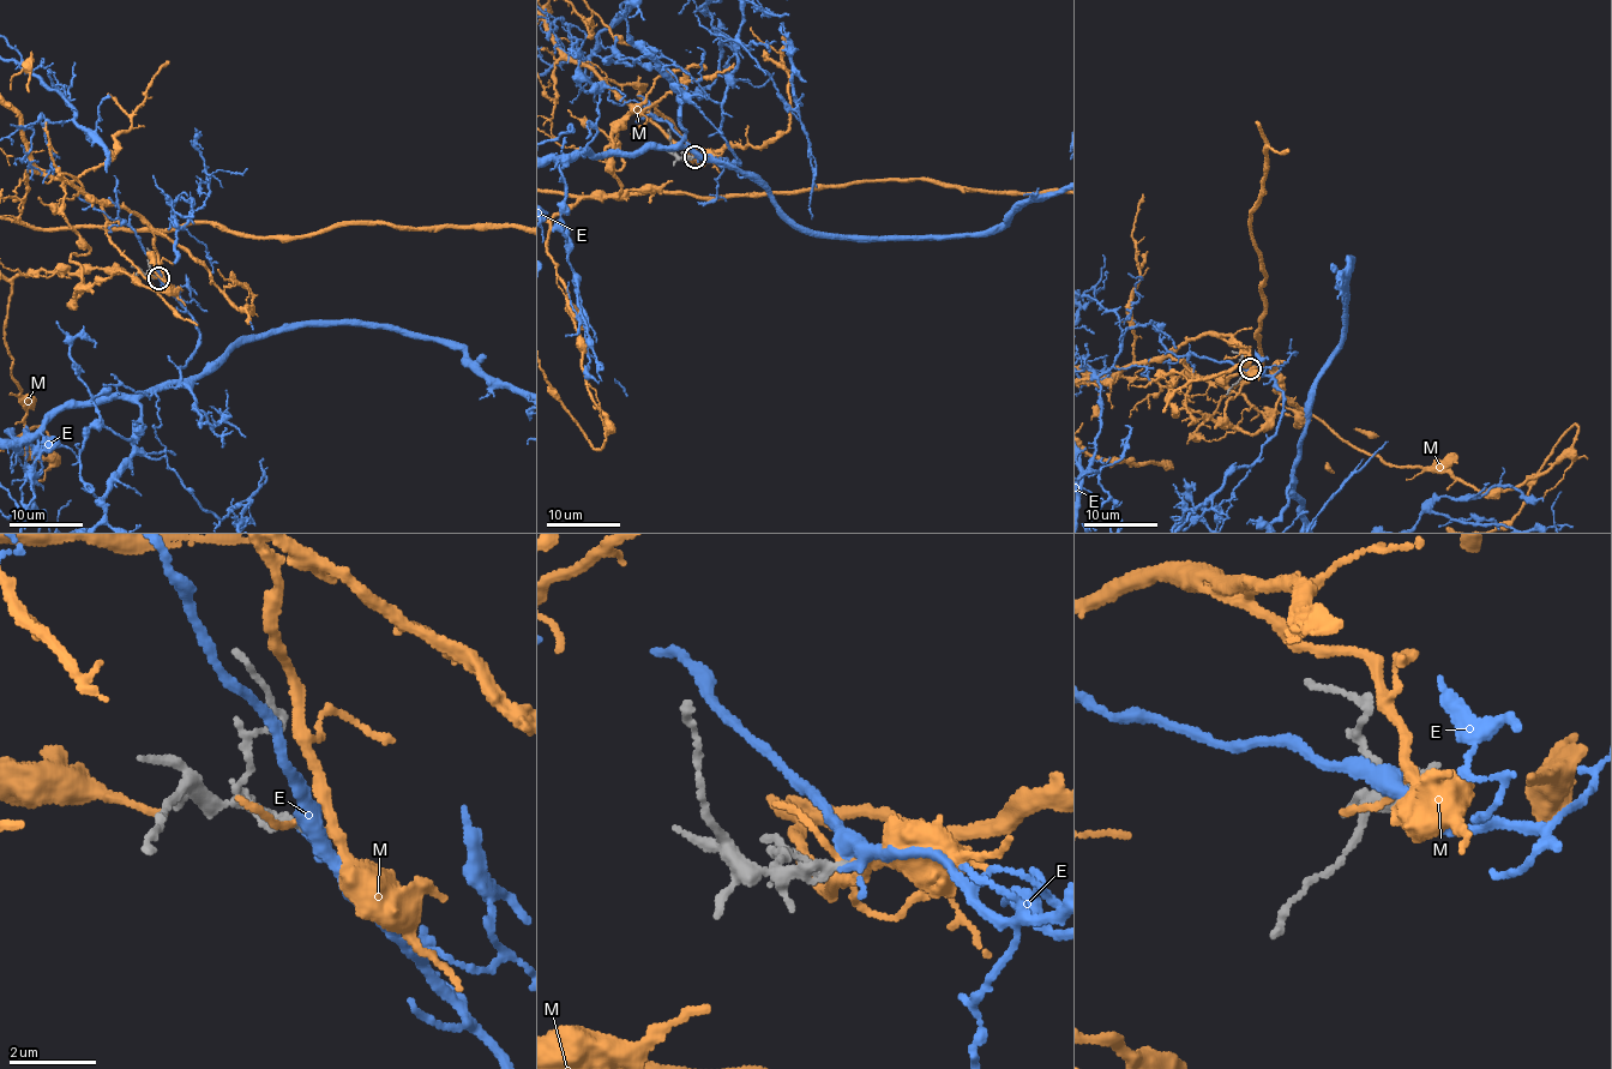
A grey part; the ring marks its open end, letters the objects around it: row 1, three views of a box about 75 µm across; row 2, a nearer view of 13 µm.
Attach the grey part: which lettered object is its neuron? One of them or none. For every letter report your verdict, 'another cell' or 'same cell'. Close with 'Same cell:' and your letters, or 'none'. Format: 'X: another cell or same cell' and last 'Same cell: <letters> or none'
E: same cell
M: another cell
Same cell: E

